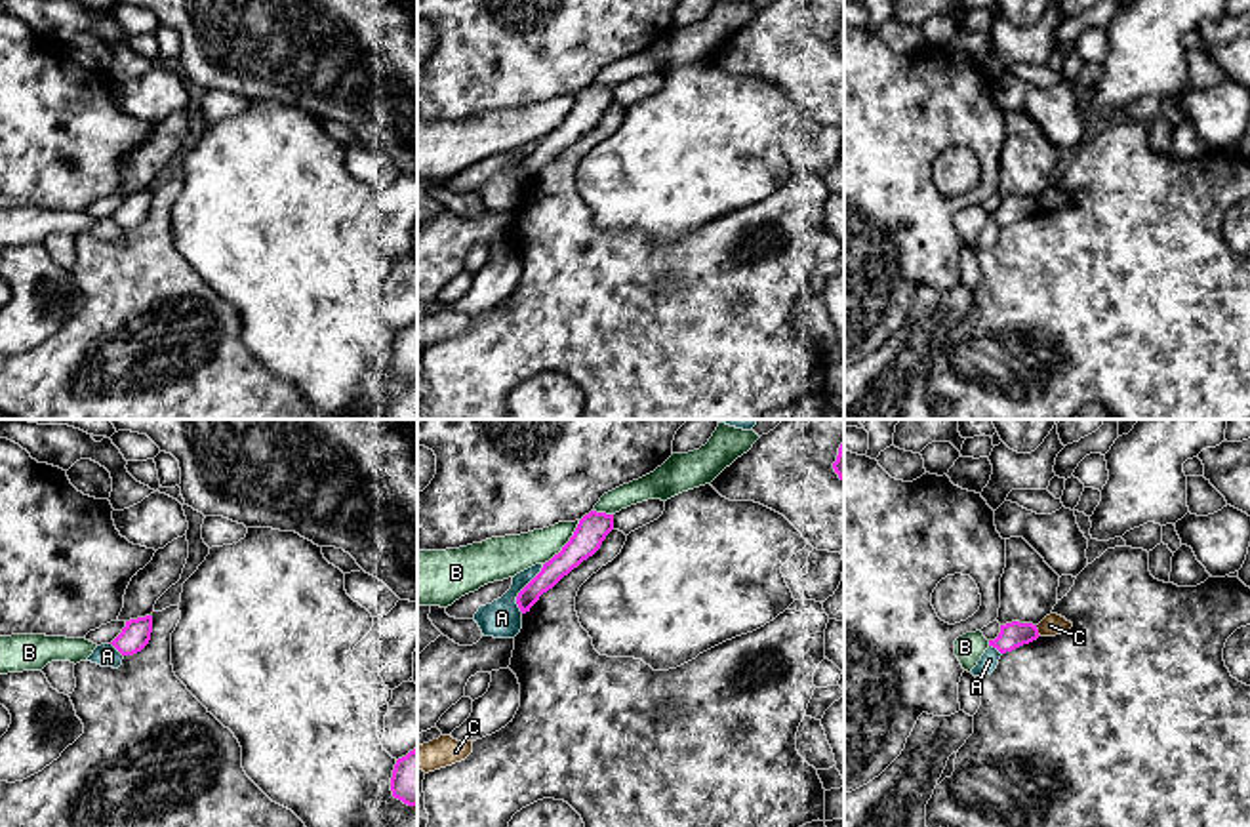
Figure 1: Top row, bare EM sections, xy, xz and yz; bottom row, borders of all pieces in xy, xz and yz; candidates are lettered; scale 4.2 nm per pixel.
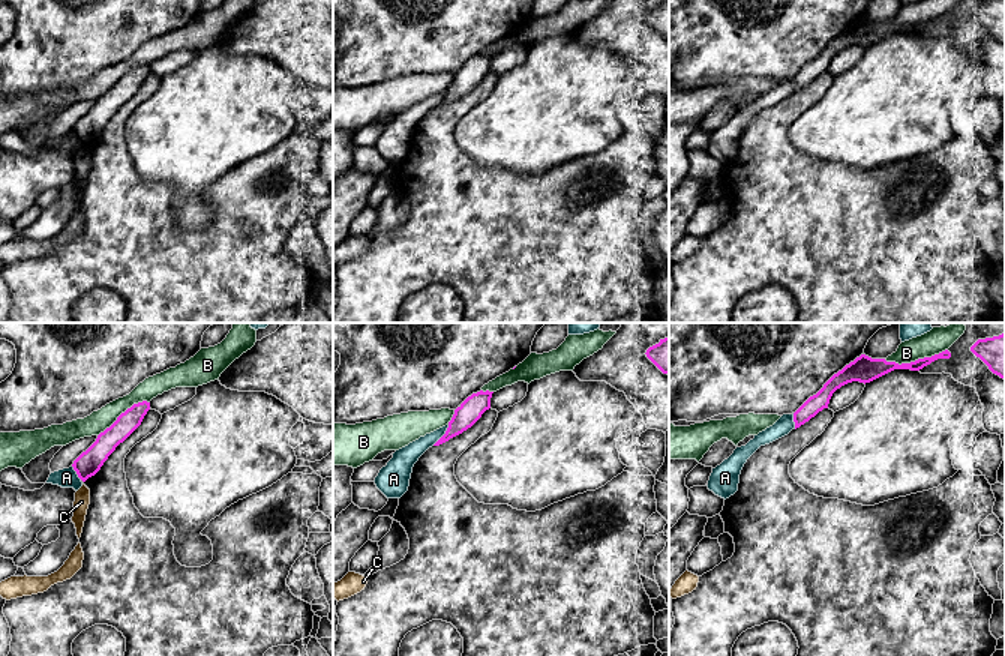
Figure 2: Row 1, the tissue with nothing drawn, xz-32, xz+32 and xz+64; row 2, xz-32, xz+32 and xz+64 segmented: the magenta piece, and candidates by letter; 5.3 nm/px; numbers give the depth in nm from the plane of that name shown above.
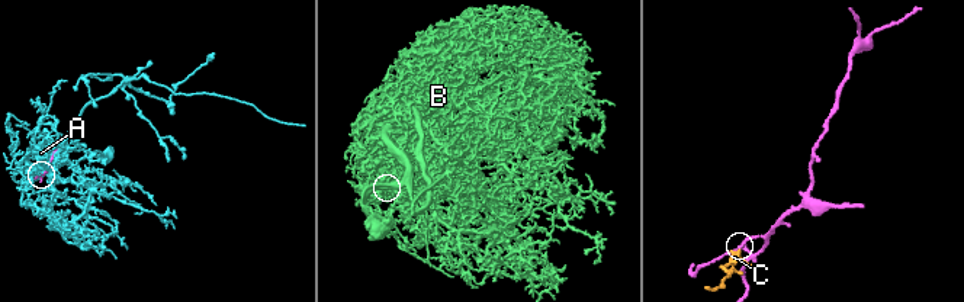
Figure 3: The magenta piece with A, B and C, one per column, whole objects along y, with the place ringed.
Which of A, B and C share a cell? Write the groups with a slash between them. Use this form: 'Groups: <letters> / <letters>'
Groups: A / B / C

